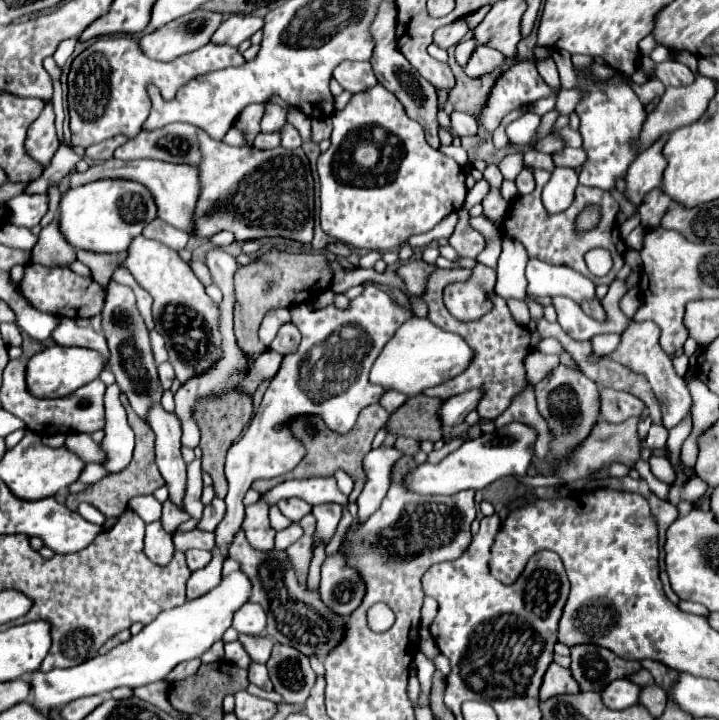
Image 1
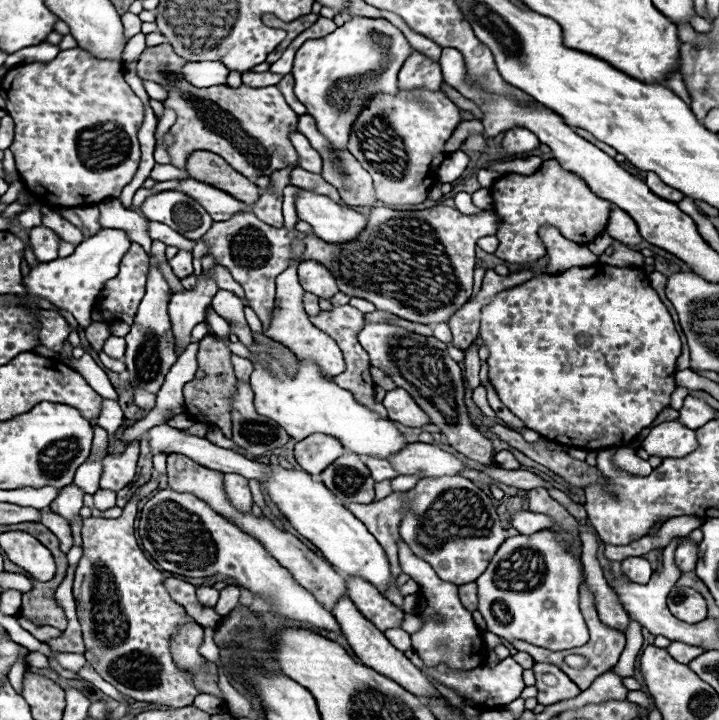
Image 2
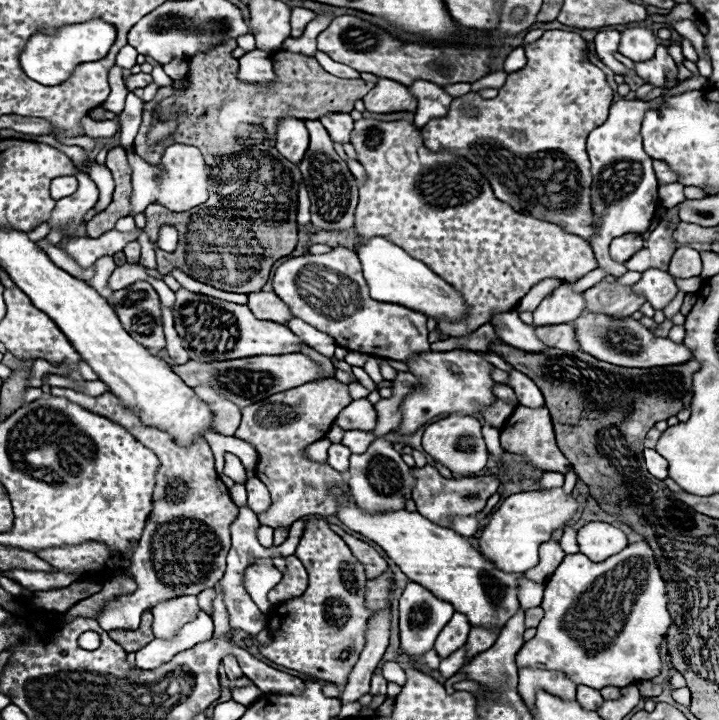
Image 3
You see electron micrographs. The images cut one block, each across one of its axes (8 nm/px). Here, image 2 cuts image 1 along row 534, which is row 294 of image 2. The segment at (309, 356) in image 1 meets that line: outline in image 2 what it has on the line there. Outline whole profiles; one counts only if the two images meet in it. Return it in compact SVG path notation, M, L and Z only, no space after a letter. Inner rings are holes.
M218 290L212 298L212 308L230 324L232 333L237 335L244 346L252 342L251 330L248 330L249 326L244 320L244 304L236 294L228 290Z

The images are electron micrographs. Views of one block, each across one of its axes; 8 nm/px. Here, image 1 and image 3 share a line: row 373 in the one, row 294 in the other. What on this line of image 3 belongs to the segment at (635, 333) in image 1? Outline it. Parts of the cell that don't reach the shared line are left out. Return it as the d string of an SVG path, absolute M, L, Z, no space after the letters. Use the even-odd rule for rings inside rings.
M648 268L646 272L642 272L640 282L636 282L632 286L634 294L644 294L644 298L656 308L662 310L678 292L672 276L664 270L656 270L656 268Z

